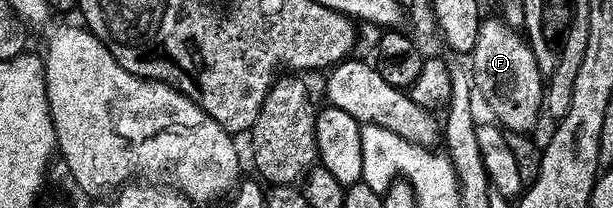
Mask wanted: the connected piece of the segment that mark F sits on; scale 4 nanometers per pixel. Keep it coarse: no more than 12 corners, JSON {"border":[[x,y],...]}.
{"border":[[485,18],[470,56],[508,133],[535,132],[546,79],[527,38]]}

